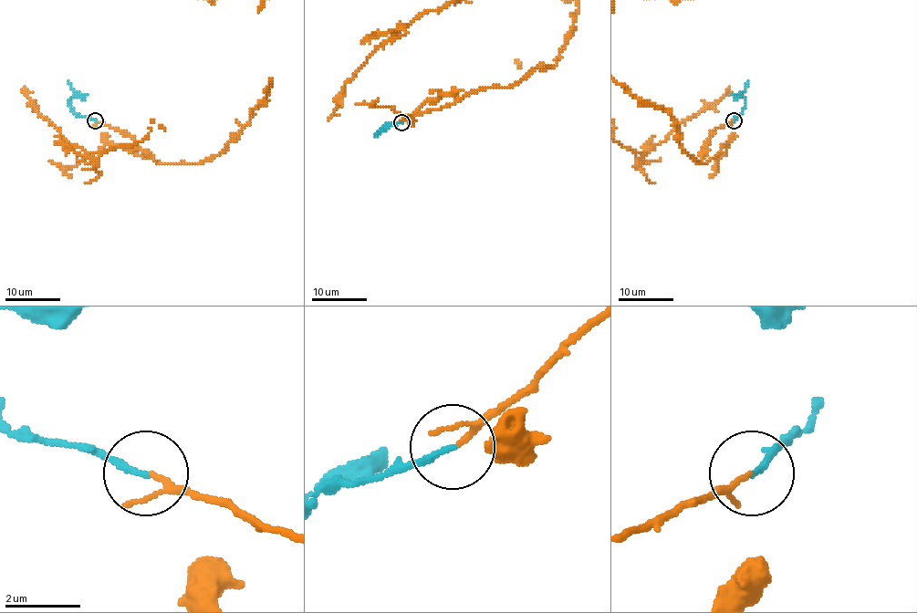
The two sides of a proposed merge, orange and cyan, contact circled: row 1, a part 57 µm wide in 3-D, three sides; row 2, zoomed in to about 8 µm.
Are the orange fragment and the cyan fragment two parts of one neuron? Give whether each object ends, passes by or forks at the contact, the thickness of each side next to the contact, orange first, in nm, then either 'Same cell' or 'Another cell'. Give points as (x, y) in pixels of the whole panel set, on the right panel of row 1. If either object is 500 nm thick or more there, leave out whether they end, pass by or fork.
At the ring orange passes by. At the ring cyan ends. Thickness 100 nm (orange) against 160 nm. Same cell

